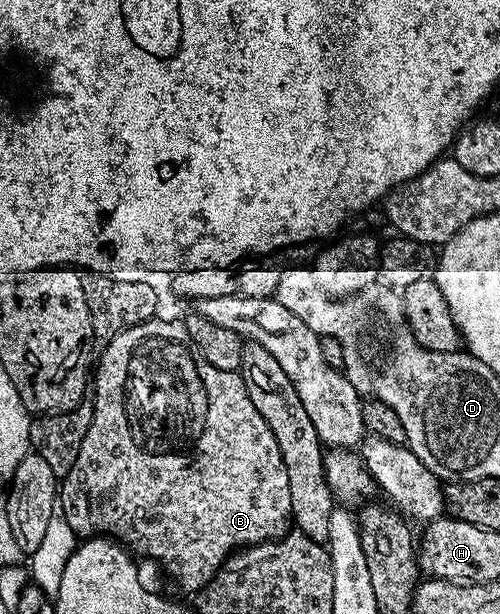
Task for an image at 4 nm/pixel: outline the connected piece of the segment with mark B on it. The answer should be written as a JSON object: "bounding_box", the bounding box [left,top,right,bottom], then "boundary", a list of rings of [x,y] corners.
{"bounding_box":[58,316,293,596],"boundary":[[[157,316],[111,335],[106,345],[108,347],[104,355],[101,358],[99,355],[94,366],[96,398],[91,399],[92,419],[86,440],[82,440],[82,448],[78,448],[78,460],[74,460],[74,468],[70,468],[58,486],[58,498],[62,502],[66,521],[76,533],[77,539],[107,536],[141,559],[153,558],[170,577],[180,581],[181,588],[188,596],[195,595],[218,573],[220,565],[228,559],[229,554],[246,546],[256,546],[260,542],[272,542],[293,529],[286,464],[282,464],[278,440],[274,440],[274,432],[270,432],[266,420],[262,420],[262,412],[254,408],[254,400],[250,400],[250,392],[246,392],[243,377],[235,370],[214,368],[214,364],[207,362],[202,352],[198,352],[194,340],[190,340],[190,332],[186,332],[183,321],[171,322],[168,318]]]}

